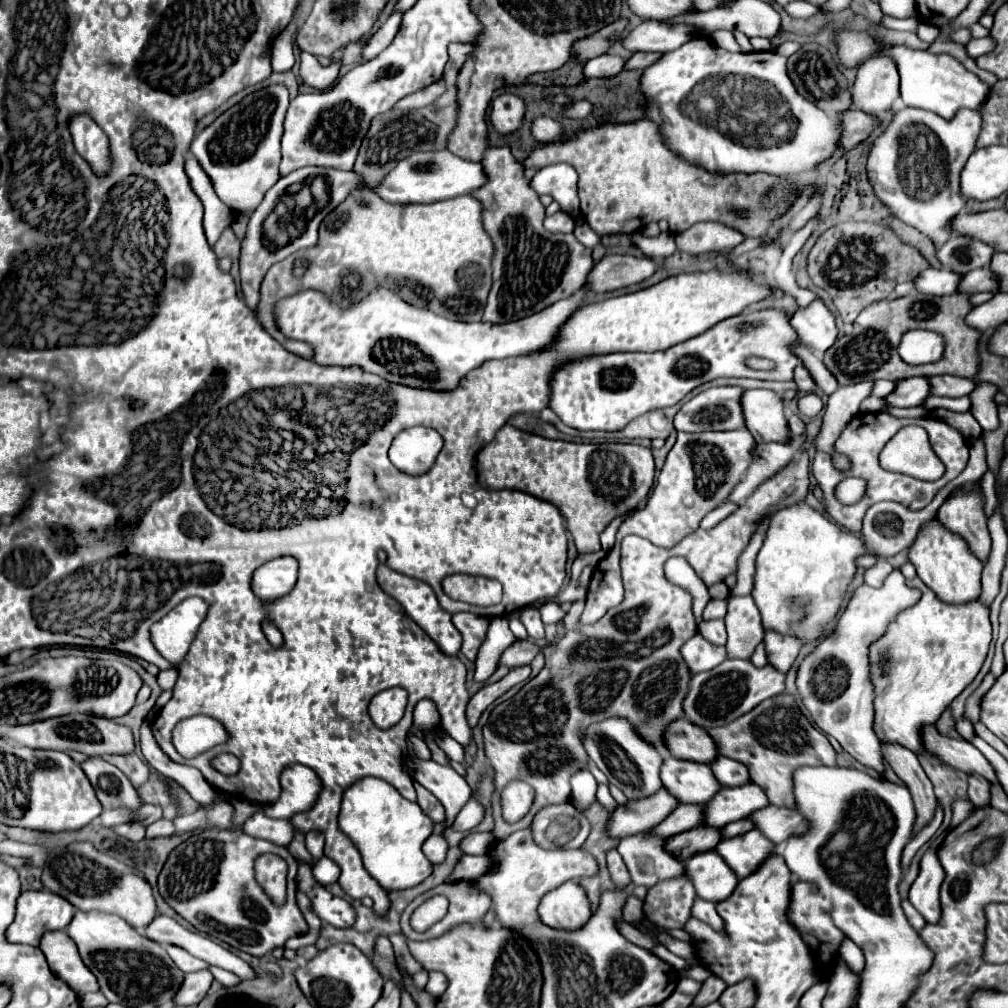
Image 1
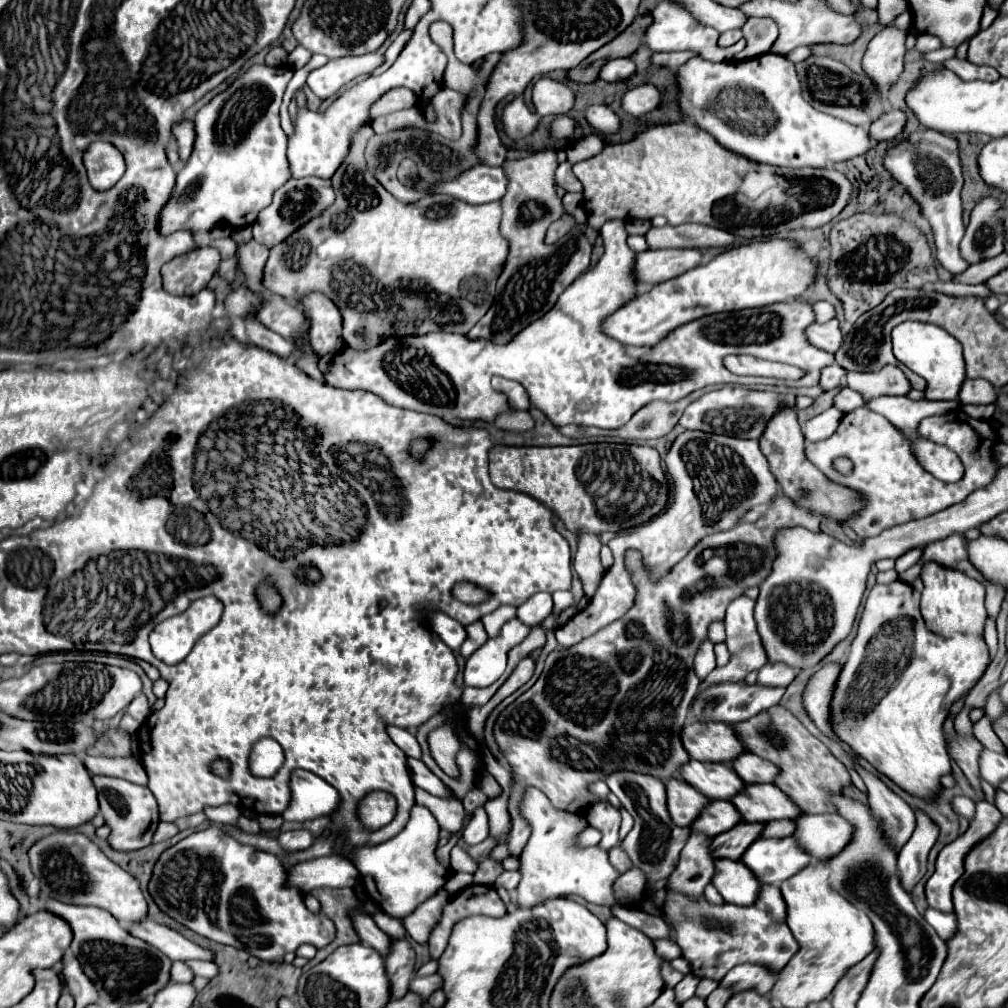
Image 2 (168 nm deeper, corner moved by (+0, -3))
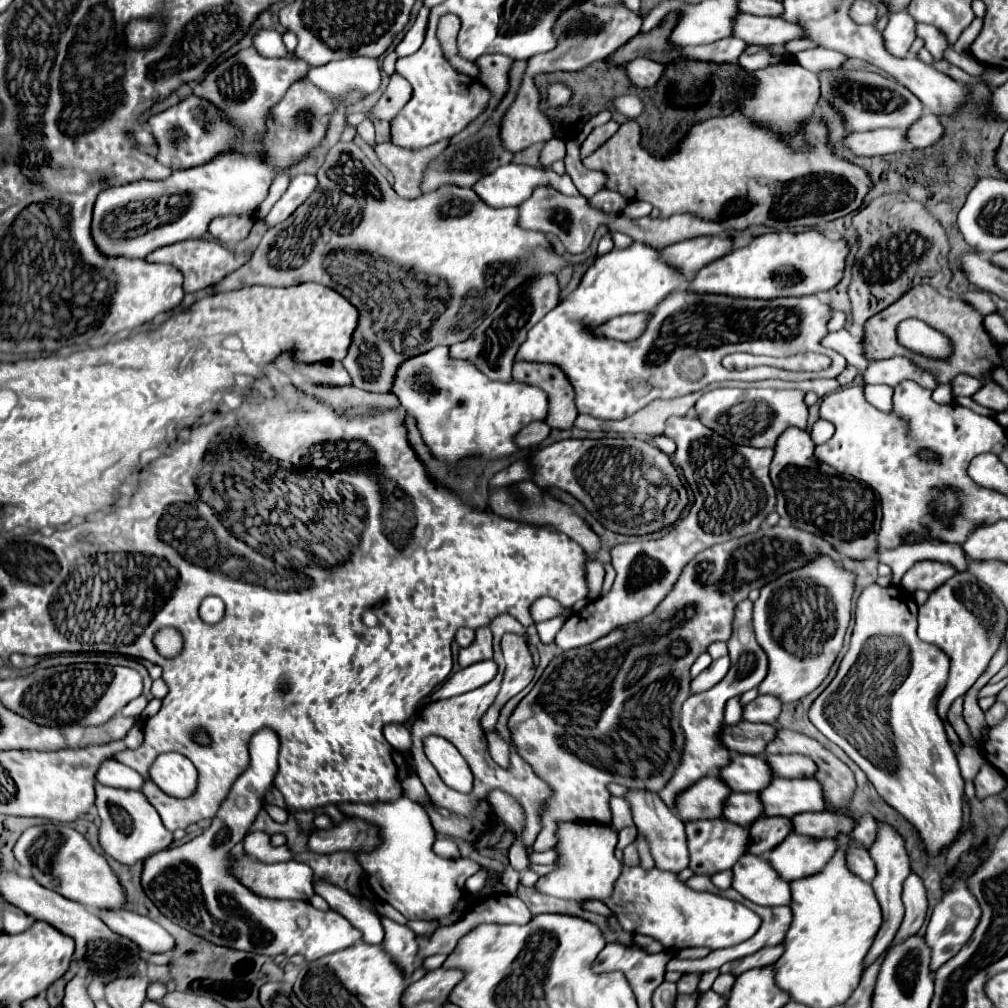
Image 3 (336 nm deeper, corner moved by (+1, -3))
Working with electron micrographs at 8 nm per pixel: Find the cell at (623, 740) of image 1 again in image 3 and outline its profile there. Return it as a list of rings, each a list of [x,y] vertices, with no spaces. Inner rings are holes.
[[[630,791],[626,799],[632,805],[632,815],[634,815],[638,833],[644,835],[650,843],[650,851],[656,861],[656,867],[664,871],[674,871],[674,873],[680,873],[682,869],[686,869],[690,863],[690,857],[688,857],[688,847],[686,847],[684,823],[674,815],[674,811],[670,811],[662,803],[662,799],[650,791]]]

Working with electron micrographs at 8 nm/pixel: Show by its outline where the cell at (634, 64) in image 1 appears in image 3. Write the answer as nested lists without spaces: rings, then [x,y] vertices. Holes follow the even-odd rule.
[[[738,37],[722,39],[722,43],[712,45],[698,45],[698,47],[684,47],[682,55],[700,59],[700,61],[716,61],[716,63],[736,63],[738,57],[746,51],[748,43]]]

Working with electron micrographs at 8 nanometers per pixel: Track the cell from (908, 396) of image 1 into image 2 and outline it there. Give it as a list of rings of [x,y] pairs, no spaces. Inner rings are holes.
[[[905,321],[897,325],[891,333],[894,356],[913,372],[925,378],[927,386],[923,397],[929,401],[949,401],[957,399],[957,391],[965,379],[965,363],[961,355],[961,343],[937,325]]]

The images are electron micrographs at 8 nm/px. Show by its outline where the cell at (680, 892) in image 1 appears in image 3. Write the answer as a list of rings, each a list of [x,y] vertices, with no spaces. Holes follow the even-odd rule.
[[[724,817],[686,821],[684,825],[686,825],[686,839],[688,839],[688,851],[690,851],[690,869],[696,875],[714,875],[716,871],[732,869],[734,863],[748,853],[748,843],[750,843],[748,827],[736,825]]]

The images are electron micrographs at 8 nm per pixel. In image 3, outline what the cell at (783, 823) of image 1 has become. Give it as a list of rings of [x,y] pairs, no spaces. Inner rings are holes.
[[[838,837],[836,841],[840,845],[848,843],[848,847],[852,847],[852,851],[848,851],[848,867],[850,867],[850,871],[854,871],[854,875],[858,875],[864,881],[872,881],[876,877],[876,865],[874,865],[870,853],[864,851],[862,847],[856,847],[852,843],[852,837]]]

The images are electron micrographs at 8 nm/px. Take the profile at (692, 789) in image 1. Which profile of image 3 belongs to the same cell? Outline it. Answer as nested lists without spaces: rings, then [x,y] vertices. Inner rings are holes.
[[[732,755],[732,763],[724,767],[718,775],[734,789],[734,791],[762,791],[774,779],[772,767],[764,757],[756,755]]]

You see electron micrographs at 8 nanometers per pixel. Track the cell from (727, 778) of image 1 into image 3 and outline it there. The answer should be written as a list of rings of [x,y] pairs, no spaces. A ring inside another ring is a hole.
[[[766,755],[768,763],[772,763],[774,773],[778,777],[814,777],[818,767],[810,757],[804,755]]]

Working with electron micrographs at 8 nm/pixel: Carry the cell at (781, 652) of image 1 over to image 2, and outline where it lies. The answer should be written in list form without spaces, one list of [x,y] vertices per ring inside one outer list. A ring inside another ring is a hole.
[[[767,661],[761,669],[759,669],[759,677],[757,683],[759,685],[769,685],[769,687],[787,687],[793,679],[795,679],[797,671],[785,663],[771,663]]]

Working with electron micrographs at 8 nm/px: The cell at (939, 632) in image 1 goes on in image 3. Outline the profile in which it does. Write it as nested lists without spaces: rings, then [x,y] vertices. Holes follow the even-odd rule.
[[[876,583],[866,587],[856,603],[856,621],[850,647],[834,681],[812,703],[810,721],[852,761],[858,763],[878,795],[900,815],[904,815],[904,819],[918,831],[926,855],[936,857],[958,837],[962,827],[964,779],[958,769],[954,747],[946,737],[944,723],[936,715],[936,695],[940,695],[948,679],[948,657],[942,655],[938,647],[918,639],[916,617],[918,605],[910,591],[896,585],[882,589]],[[884,709],[890,713],[892,729],[884,729]],[[886,745],[892,747],[894,753],[886,753]]]

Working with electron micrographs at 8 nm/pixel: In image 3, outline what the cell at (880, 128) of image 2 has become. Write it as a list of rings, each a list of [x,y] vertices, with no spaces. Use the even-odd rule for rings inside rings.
[[[926,113],[922,123],[918,123],[916,127],[912,127],[908,131],[908,139],[914,147],[930,147],[936,145],[936,139],[940,139],[944,135],[944,127],[940,123],[940,119],[932,113]]]

